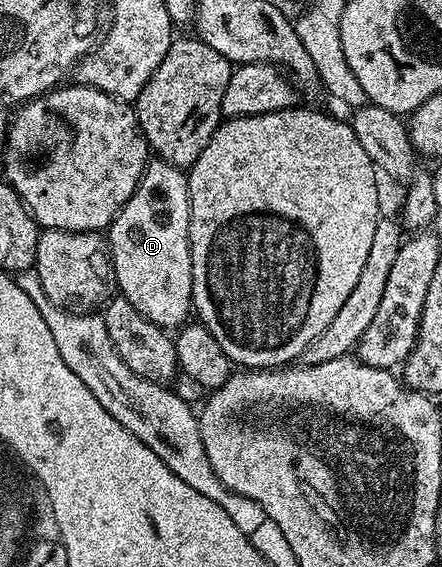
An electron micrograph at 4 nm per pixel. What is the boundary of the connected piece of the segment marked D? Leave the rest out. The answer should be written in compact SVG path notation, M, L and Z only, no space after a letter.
M150 159L135 194L109 223L107 243L116 291L161 328L180 329L193 312L188 175L166 160Z

